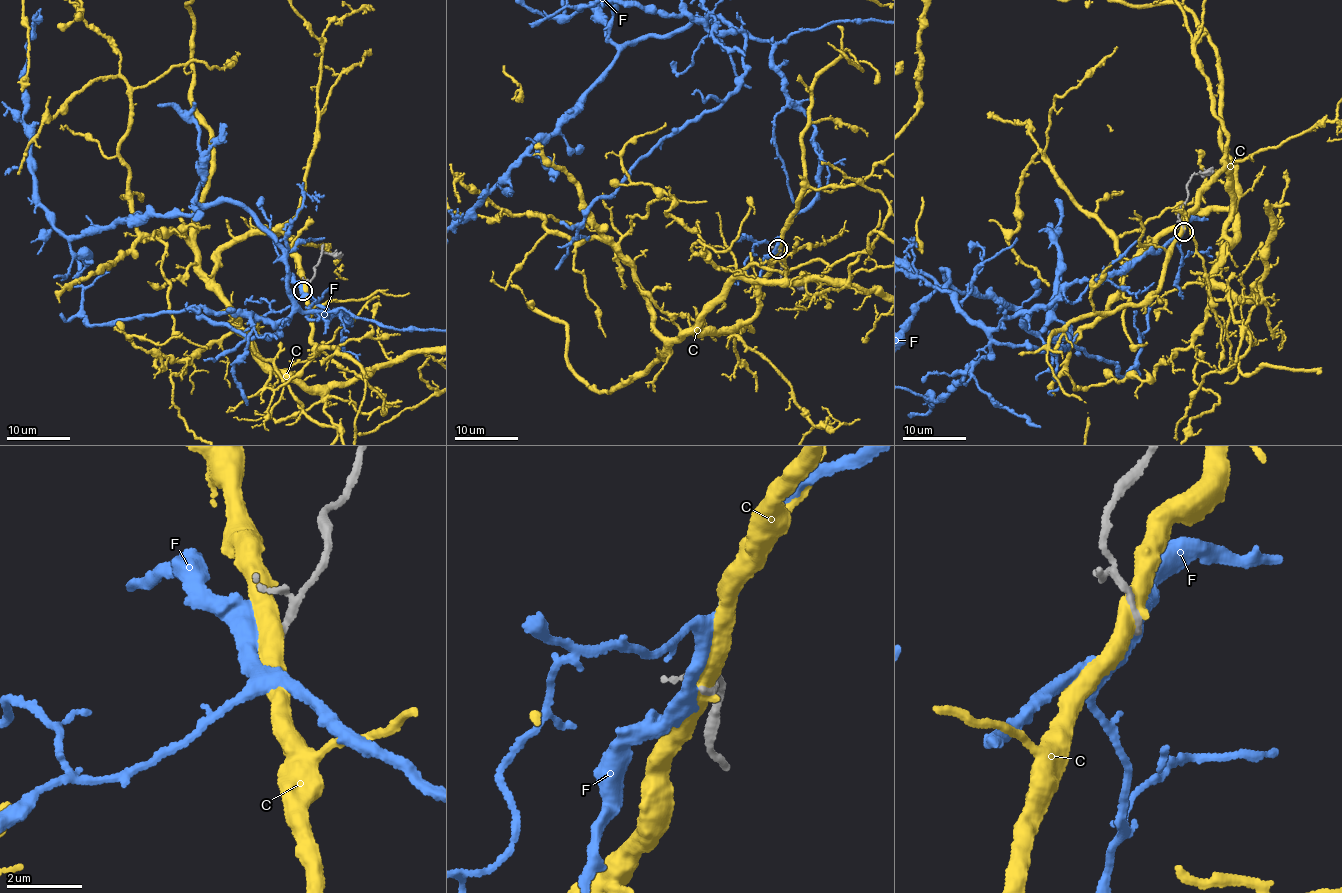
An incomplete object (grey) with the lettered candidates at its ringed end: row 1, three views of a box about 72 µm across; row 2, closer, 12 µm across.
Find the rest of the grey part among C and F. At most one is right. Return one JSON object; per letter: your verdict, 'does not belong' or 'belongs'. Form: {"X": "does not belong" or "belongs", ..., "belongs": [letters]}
{"C": "does not belong", "F": "does not belong", "belongs": []}

